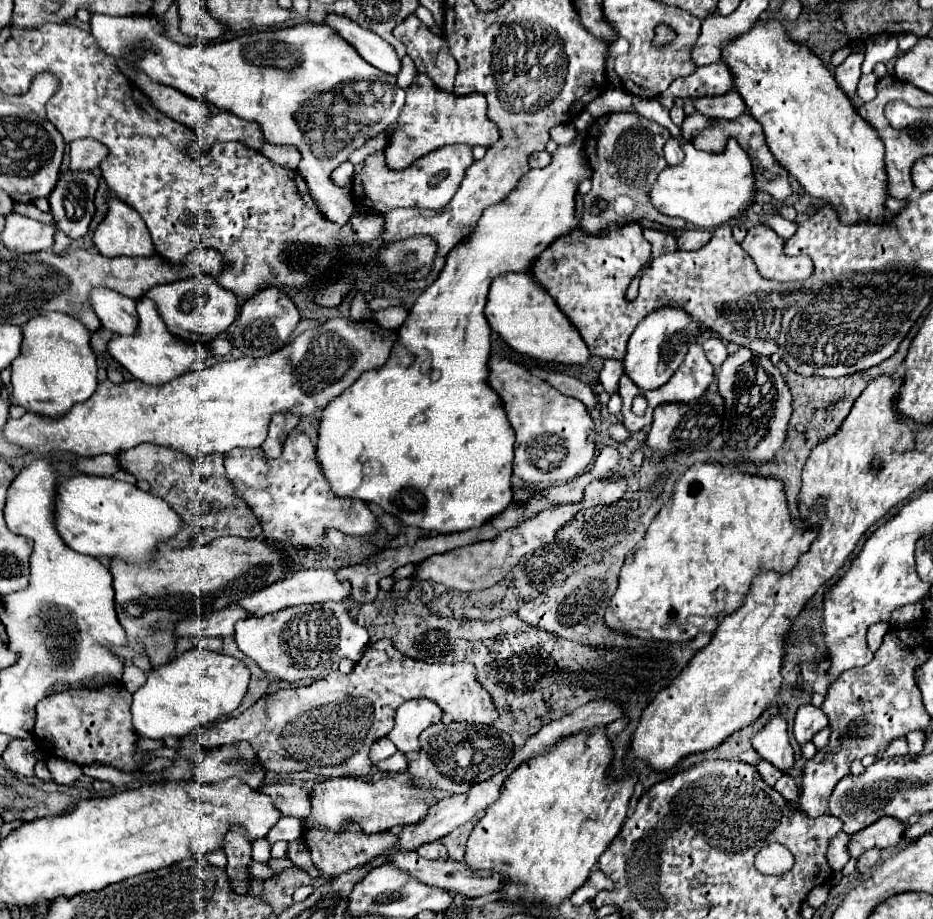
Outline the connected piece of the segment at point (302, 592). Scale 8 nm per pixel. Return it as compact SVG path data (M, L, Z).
M304 569L296 571L294 575L288 575L286 579L280 579L278 583L254 593L252 597L240 599L238 605L242 605L246 611L250 611L256 617L280 611L284 607L294 607L302 603L326 603L326 601L344 601L350 597L350 585L348 581L338 581L336 573L330 569Z

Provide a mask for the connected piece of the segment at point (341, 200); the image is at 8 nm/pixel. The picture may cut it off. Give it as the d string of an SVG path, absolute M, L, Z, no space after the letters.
M92 15L90 33L96 43L112 57L118 59L124 75L132 79L132 69L124 63L124 53L136 53L140 57L138 69L142 69L152 81L170 85L182 93L188 93L196 99L208 101L210 105L224 109L240 119L256 121L264 133L266 143L270 145L294 145L302 153L300 175L304 177L312 199L318 203L320 213L328 217L328 221L336 225L346 225L352 211L354 199L350 187L336 187L330 181L330 173L344 163L354 149L360 149L366 139L376 137L386 131L390 125L398 121L400 109L404 105L404 91L396 83L396 77L378 71L370 63L366 63L348 41L344 41L332 27L302 23L288 29L250 33L236 37L232 41L216 43L210 47L182 47L172 43L164 33L156 17L152 15L126 15L126 17L110 17L110 15Z

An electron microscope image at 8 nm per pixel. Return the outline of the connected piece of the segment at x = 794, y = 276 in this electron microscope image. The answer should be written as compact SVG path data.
M766 225L748 229L740 247L754 259L762 277L778 281L802 281L812 275L814 267L807 256L788 257L782 251L784 241Z

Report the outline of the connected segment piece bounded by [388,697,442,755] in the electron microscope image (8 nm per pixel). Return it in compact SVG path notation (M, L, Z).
M412 699L402 703L394 713L394 729L388 733L388 739L402 753L418 755L420 751L420 733L430 725L440 723L442 709L428 699Z

